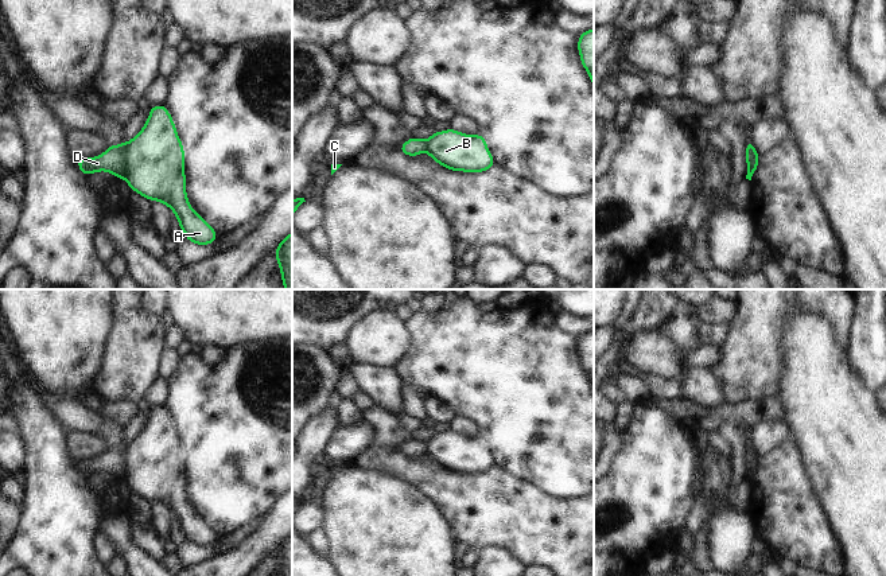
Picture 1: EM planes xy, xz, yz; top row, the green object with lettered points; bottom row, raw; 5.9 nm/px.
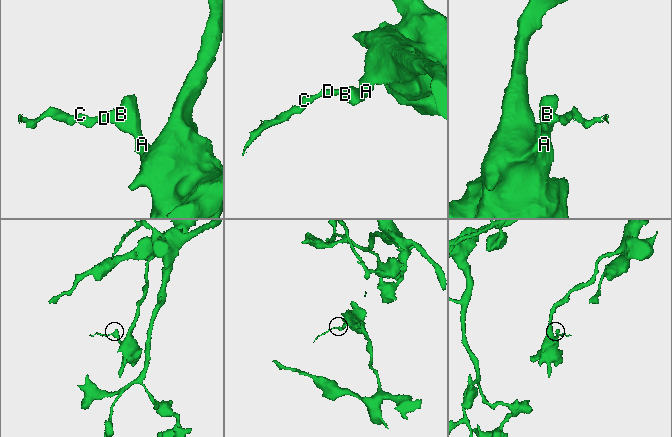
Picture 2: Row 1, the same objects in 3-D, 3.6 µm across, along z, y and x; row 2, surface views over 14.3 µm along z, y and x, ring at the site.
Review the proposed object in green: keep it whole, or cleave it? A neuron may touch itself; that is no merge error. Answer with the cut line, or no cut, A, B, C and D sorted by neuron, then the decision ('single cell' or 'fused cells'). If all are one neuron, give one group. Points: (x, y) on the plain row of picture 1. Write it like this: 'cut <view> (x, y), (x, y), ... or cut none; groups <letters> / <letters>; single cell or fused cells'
cut xy (127, 444), (124, 454), (125, 475), (123, 478); groups A B / C D; fused cells

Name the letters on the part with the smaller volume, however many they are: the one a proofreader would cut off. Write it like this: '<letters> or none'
C, D.

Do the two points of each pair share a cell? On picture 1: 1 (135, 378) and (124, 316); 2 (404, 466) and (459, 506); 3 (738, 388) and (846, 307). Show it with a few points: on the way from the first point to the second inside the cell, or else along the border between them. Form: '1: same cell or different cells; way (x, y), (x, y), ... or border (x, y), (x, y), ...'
1: same cell; way (133, 364), (133, 331)
2: same cell; way (418, 474), (432, 479), (446, 493)
3: same cell; way (750, 354), (752, 345), (793, 303), (812, 303)

